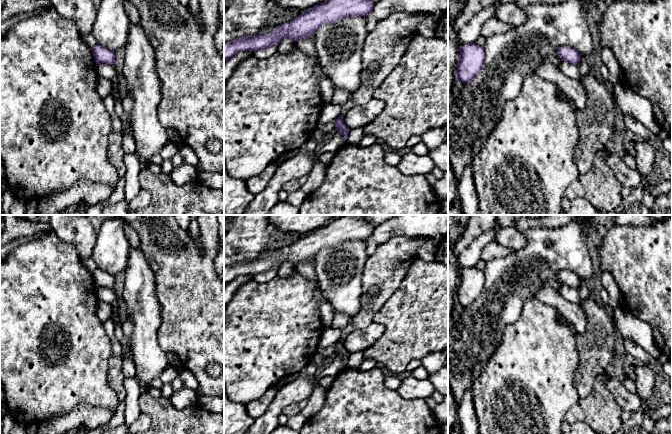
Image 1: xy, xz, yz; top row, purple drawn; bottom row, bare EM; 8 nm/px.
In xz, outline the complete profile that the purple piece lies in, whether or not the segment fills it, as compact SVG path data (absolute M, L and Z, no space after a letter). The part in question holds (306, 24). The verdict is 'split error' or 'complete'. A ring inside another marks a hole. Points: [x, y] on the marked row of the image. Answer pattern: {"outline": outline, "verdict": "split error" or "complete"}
{"outline": "M327 0L308 10L303 11L295 19L276 26L270 33L264 35L244 36L224 42L224 62L233 57L239 51L257 51L273 44L278 45L282 39L290 38L294 42L306 38L314 37L317 29L326 23L332 23L352 16L366 16L374 7L372 0Z", "verdict": "complete"}

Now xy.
{"outline": "M96 44L92 49L92 53L96 64L106 63L113 65L115 64L115 54L113 51L99 44Z", "verdict": "complete"}

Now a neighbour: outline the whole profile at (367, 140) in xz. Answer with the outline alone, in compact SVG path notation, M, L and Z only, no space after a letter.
M364 135L363 138L359 142L359 146L368 147L378 142L378 139L373 135Z

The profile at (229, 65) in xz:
M239 51L233 57L224 62L224 83L233 74L235 67L244 59L253 56L253 51Z

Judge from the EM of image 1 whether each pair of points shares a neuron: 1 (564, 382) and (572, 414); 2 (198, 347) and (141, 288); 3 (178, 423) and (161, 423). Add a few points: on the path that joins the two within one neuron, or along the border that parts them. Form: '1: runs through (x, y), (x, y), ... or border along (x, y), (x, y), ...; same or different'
1: border along (580, 399), (566, 413), (564, 420); different
2: border along (155, 285), (161, 316), (159, 331); different
3: runs through (174, 423), (165, 423); same

